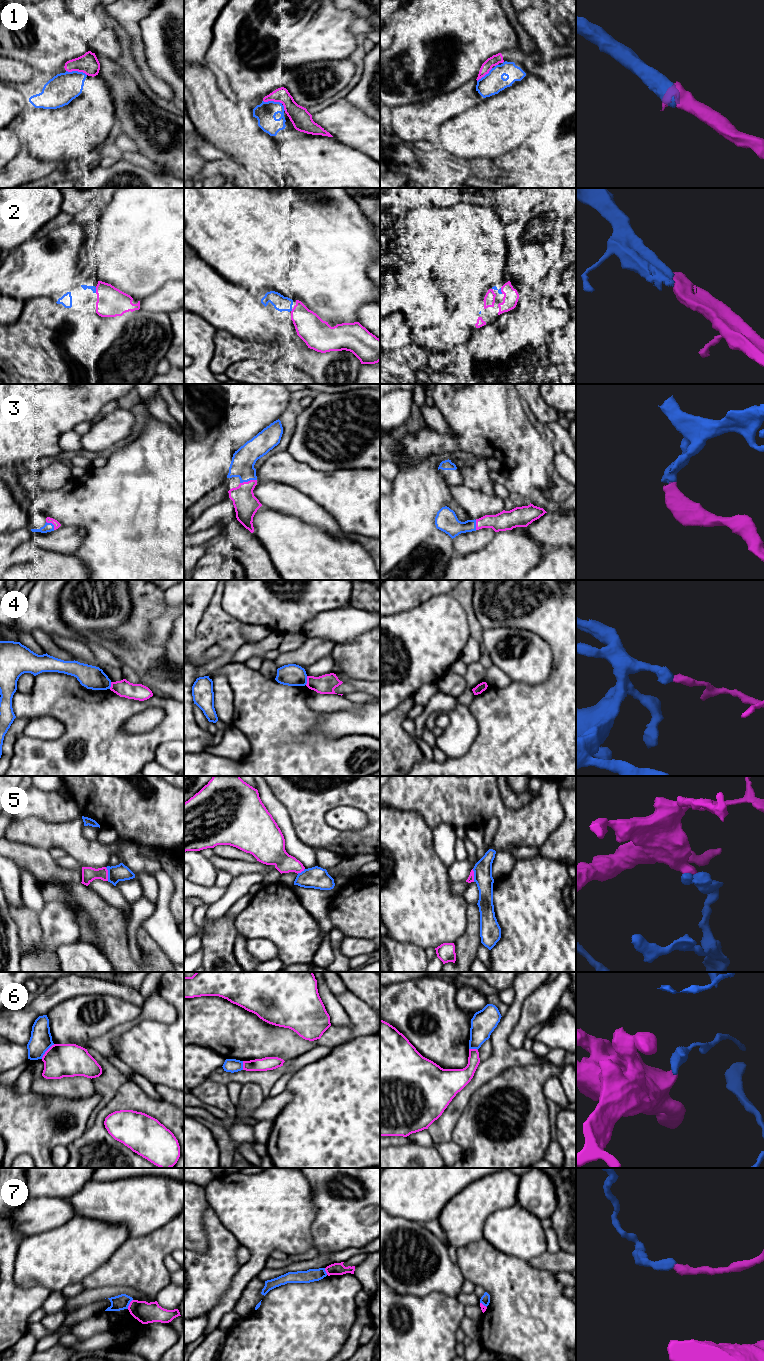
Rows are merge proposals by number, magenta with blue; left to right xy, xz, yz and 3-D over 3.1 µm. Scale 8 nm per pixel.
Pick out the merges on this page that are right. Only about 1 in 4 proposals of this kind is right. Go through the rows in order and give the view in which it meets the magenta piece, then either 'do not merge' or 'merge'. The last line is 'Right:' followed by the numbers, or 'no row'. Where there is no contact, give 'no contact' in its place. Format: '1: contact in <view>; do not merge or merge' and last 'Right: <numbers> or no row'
1: contact in xy; merge
2: contact in xy; merge
3: contact in xz; merge
4: contact in xz; do not merge
5: contact in xy; do not merge
6: contact in xy; do not merge
7: contact in xy; do not merge
Right: 1, 2, 3

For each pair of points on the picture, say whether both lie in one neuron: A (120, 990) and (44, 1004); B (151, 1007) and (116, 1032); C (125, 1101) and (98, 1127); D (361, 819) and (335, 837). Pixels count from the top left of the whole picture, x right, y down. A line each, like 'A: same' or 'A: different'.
A: same
B: same
C: same
D: different

